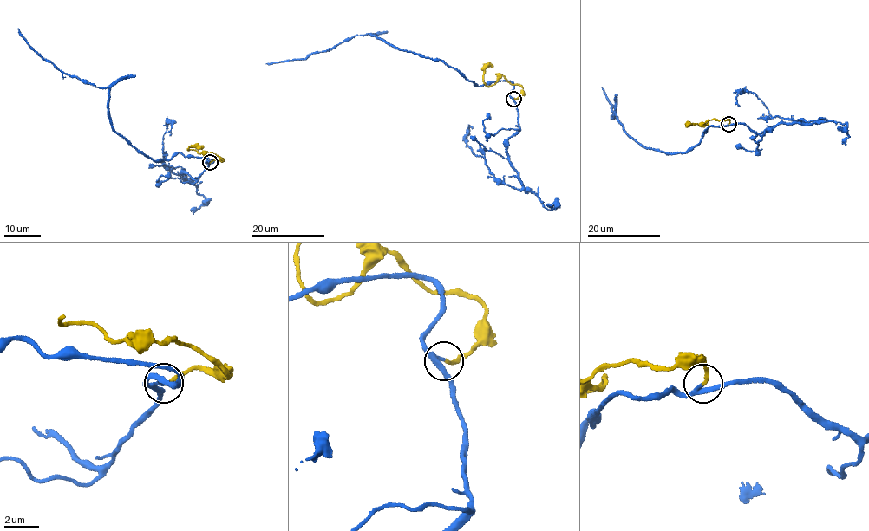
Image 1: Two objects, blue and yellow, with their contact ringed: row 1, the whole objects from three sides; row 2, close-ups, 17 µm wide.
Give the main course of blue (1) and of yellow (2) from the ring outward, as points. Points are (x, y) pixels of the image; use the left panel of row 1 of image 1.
1: (210, 162), (177, 152), (155, 161), (132, 146), (114, 127), (107, 87), (60, 71), (18, 29)
2: (210, 162), (223, 160), (213, 154), (188, 149), (192, 145), (204, 147)

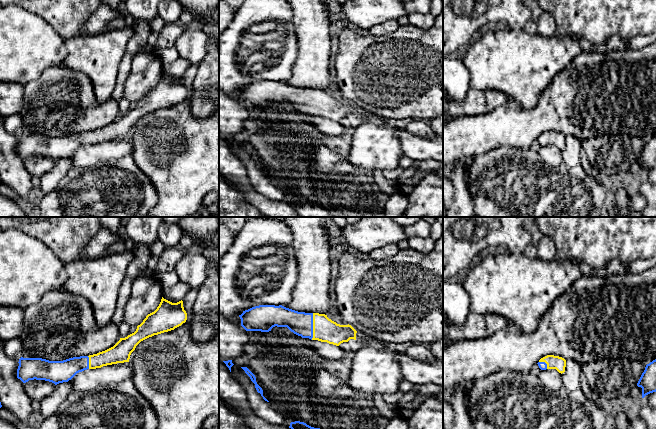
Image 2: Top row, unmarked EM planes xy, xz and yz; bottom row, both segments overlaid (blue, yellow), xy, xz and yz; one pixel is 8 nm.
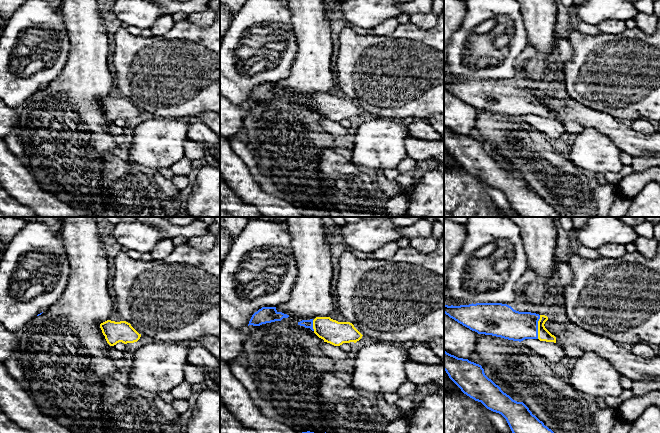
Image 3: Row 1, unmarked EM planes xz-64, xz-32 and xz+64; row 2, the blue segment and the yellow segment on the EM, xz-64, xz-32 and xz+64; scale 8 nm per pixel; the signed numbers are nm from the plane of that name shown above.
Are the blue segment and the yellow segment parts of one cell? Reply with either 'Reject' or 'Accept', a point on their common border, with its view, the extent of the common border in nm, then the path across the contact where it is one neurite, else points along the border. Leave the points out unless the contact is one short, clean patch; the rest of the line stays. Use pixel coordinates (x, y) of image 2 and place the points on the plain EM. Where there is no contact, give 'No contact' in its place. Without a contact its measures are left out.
Accept. Touches blue at xz (312, 102). Shared border 220 nm

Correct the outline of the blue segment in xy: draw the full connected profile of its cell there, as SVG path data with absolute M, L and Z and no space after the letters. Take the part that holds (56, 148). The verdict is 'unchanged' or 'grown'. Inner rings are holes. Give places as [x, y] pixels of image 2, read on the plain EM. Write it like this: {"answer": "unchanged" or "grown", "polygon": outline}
{"answer": "grown", "polygon": "M162 73L157 85L148 90L134 109L120 116L111 124L89 132L73 133L63 137L42 134L19 135L17 154L23 159L29 156L45 156L55 161L68 158L77 149L87 145L129 138L131 129L143 116L174 106L187 96L183 77L172 79Z"}

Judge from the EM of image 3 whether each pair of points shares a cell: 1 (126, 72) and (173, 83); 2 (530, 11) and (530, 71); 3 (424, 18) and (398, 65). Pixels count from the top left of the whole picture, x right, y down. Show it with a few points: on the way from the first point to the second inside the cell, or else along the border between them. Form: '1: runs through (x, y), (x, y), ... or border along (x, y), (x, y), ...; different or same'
1: runs through (138, 72), (161, 72); same
2: runs through (540, 26), (540, 56); same
3: border along (409, 20), (422, 28), (431, 28), (433, 26); different

